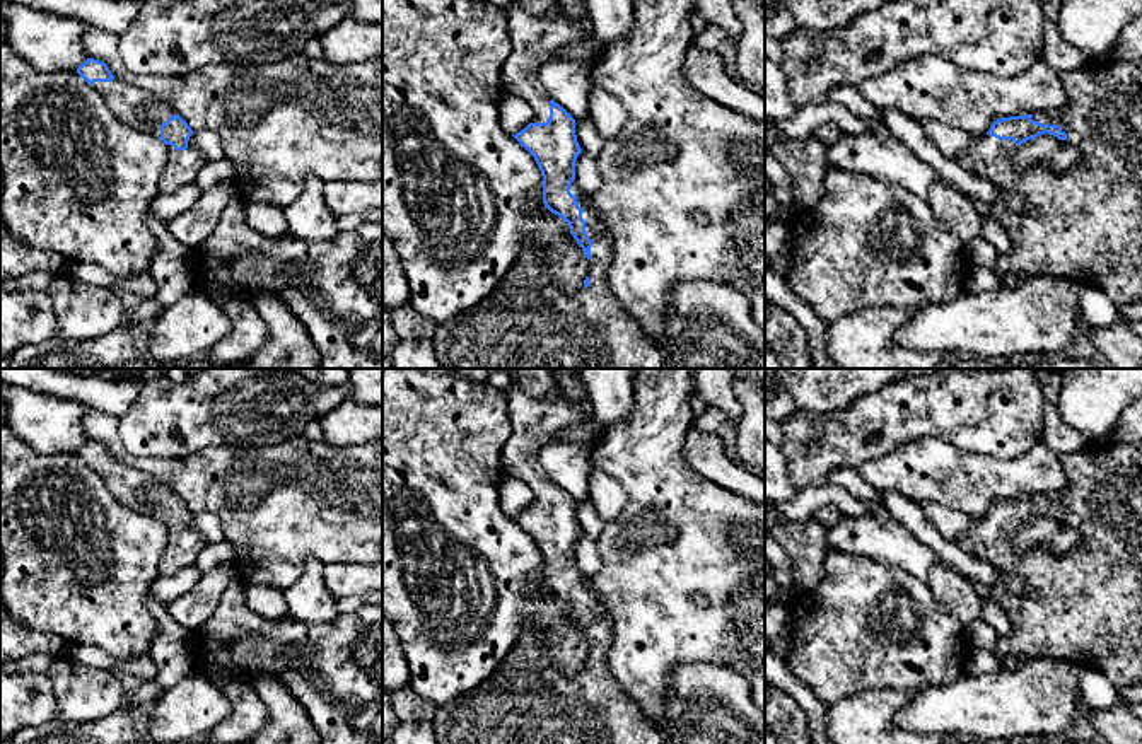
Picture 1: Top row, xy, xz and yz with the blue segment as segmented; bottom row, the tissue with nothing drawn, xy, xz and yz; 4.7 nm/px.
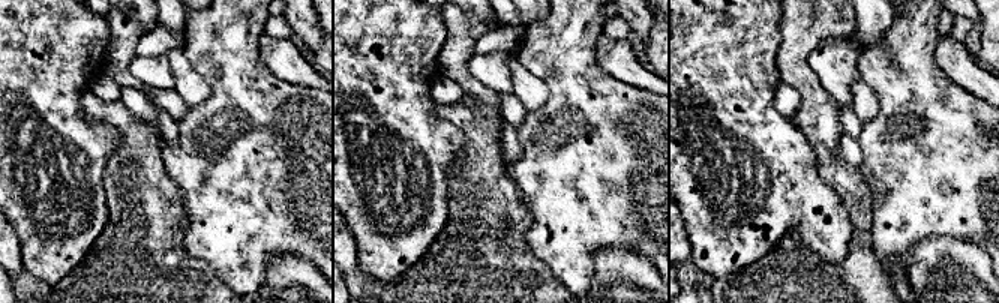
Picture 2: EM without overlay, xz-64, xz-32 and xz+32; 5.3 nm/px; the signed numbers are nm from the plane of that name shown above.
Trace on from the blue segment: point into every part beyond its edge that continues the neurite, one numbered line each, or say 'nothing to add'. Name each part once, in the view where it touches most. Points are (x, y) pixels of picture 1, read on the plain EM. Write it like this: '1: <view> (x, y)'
1: xz (533, 418)
2: xz (526, 700)

